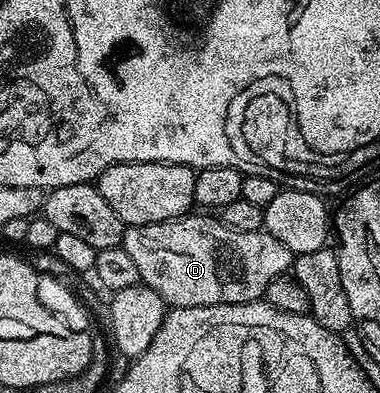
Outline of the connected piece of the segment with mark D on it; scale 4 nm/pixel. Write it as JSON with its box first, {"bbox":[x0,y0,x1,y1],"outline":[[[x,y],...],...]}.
{"bbox":[121,213,295,308],"outline":[[[190,213],[162,223],[126,226],[121,246],[139,268],[141,283],[155,289],[170,308],[260,300],[267,285],[286,274],[295,258],[283,241],[275,241],[264,229],[239,233],[239,229],[231,229],[209,213]]]}

